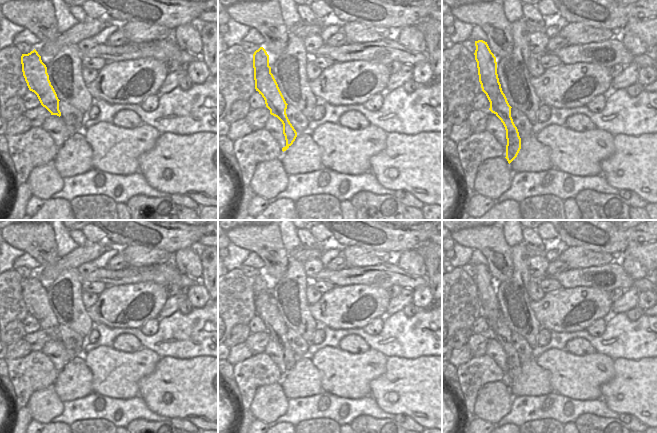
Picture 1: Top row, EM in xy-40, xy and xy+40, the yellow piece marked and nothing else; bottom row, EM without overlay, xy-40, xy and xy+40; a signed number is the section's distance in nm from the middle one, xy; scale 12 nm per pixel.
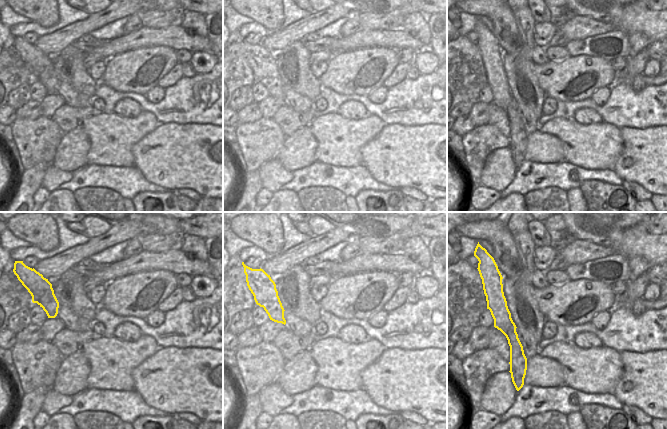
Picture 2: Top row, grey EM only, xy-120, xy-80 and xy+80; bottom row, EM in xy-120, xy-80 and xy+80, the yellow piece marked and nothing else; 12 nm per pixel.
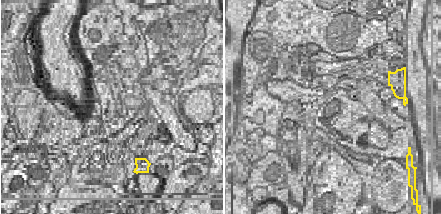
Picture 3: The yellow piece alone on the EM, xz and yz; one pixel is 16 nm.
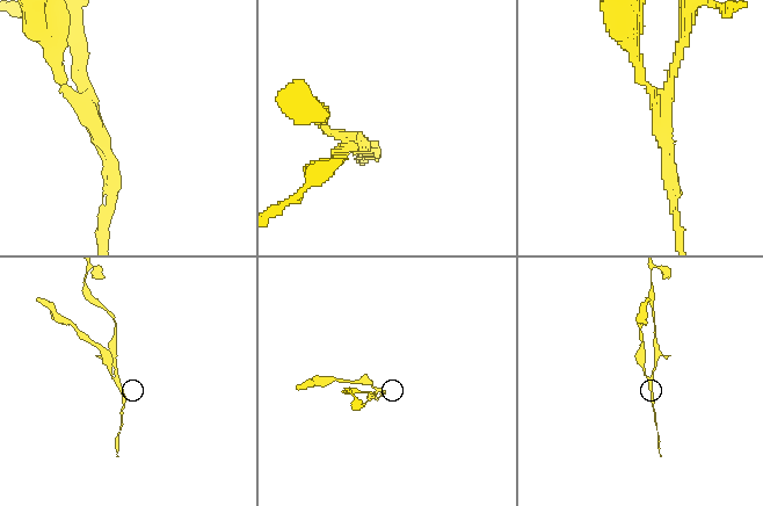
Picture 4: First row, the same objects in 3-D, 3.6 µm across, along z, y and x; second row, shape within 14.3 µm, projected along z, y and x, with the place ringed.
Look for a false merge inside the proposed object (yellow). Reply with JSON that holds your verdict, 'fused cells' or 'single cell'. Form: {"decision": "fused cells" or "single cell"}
{"decision": "fused cells"}

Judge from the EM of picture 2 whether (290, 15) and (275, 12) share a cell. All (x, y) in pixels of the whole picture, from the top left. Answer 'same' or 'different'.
different

